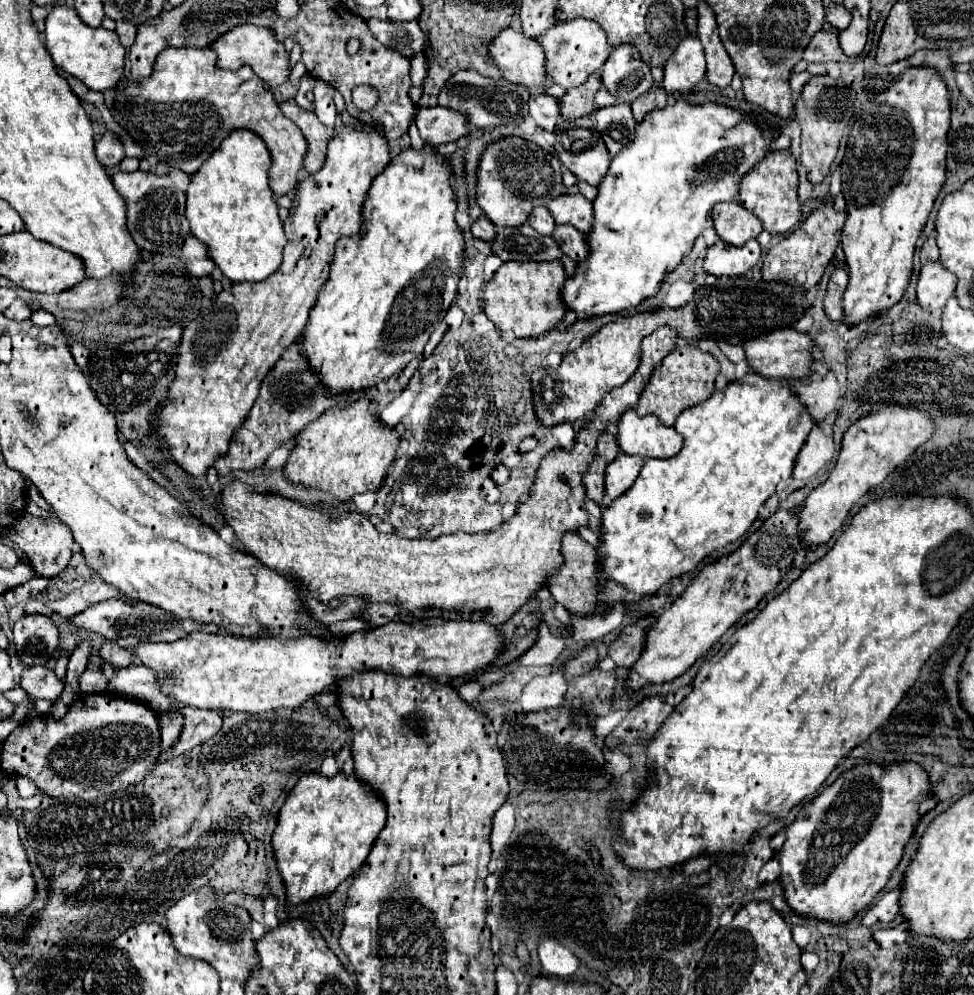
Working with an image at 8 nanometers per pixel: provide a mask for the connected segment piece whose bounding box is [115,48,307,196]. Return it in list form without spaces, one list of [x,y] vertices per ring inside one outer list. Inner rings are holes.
[[[167,48],[157,56],[153,70],[153,76],[139,82],[131,82],[129,76],[125,76],[125,80],[121,80],[121,84],[115,88],[115,106],[121,110],[129,126],[129,134],[143,146],[147,156],[157,156],[159,162],[165,162],[187,174],[195,174],[199,166],[211,156],[211,142],[217,140],[217,136],[229,136],[237,128],[247,128],[259,134],[271,152],[273,164],[269,170],[269,186],[275,196],[295,192],[299,184],[297,172],[303,168],[307,152],[307,140],[299,132],[299,126],[283,116],[279,102],[275,100],[271,90],[265,88],[263,80],[253,72],[253,68],[241,66],[239,70],[223,70],[217,66],[217,54],[209,48]]]

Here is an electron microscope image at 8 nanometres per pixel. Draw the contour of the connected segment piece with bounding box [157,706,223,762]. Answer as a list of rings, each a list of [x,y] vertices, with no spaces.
[[[171,708],[179,714],[183,714],[185,724],[181,730],[181,736],[177,740],[177,744],[173,744],[173,748],[169,752],[161,752],[161,756],[157,758],[157,762],[167,762],[171,758],[181,756],[183,752],[207,742],[211,736],[215,736],[221,728],[221,712],[205,712],[199,708]]]

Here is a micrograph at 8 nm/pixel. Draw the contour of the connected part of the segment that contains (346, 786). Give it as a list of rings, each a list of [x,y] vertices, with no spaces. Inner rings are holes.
[[[319,772],[303,774],[281,806],[273,832],[273,850],[287,888],[287,902],[299,904],[319,894],[331,894],[345,878],[355,874],[385,820],[385,802],[355,774],[341,772],[333,778]]]

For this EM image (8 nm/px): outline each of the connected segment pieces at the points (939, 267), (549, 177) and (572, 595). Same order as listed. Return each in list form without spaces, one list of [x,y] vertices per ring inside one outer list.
[[[931,262],[921,268],[917,282],[917,302],[923,310],[943,310],[947,300],[955,294],[957,276],[949,274],[941,262]]]
[[[507,136],[489,144],[483,152],[477,174],[477,204],[495,226],[517,228],[527,222],[535,206],[547,206],[563,194],[561,162],[557,154],[551,154],[519,136]]]
[[[569,532],[563,536],[561,554],[565,556],[565,566],[549,578],[549,590],[555,598],[555,602],[565,606],[575,616],[601,614],[603,606],[599,602],[599,590],[597,590],[597,564],[599,564],[597,550],[591,544],[587,544],[585,540],[581,540],[579,534]]]

